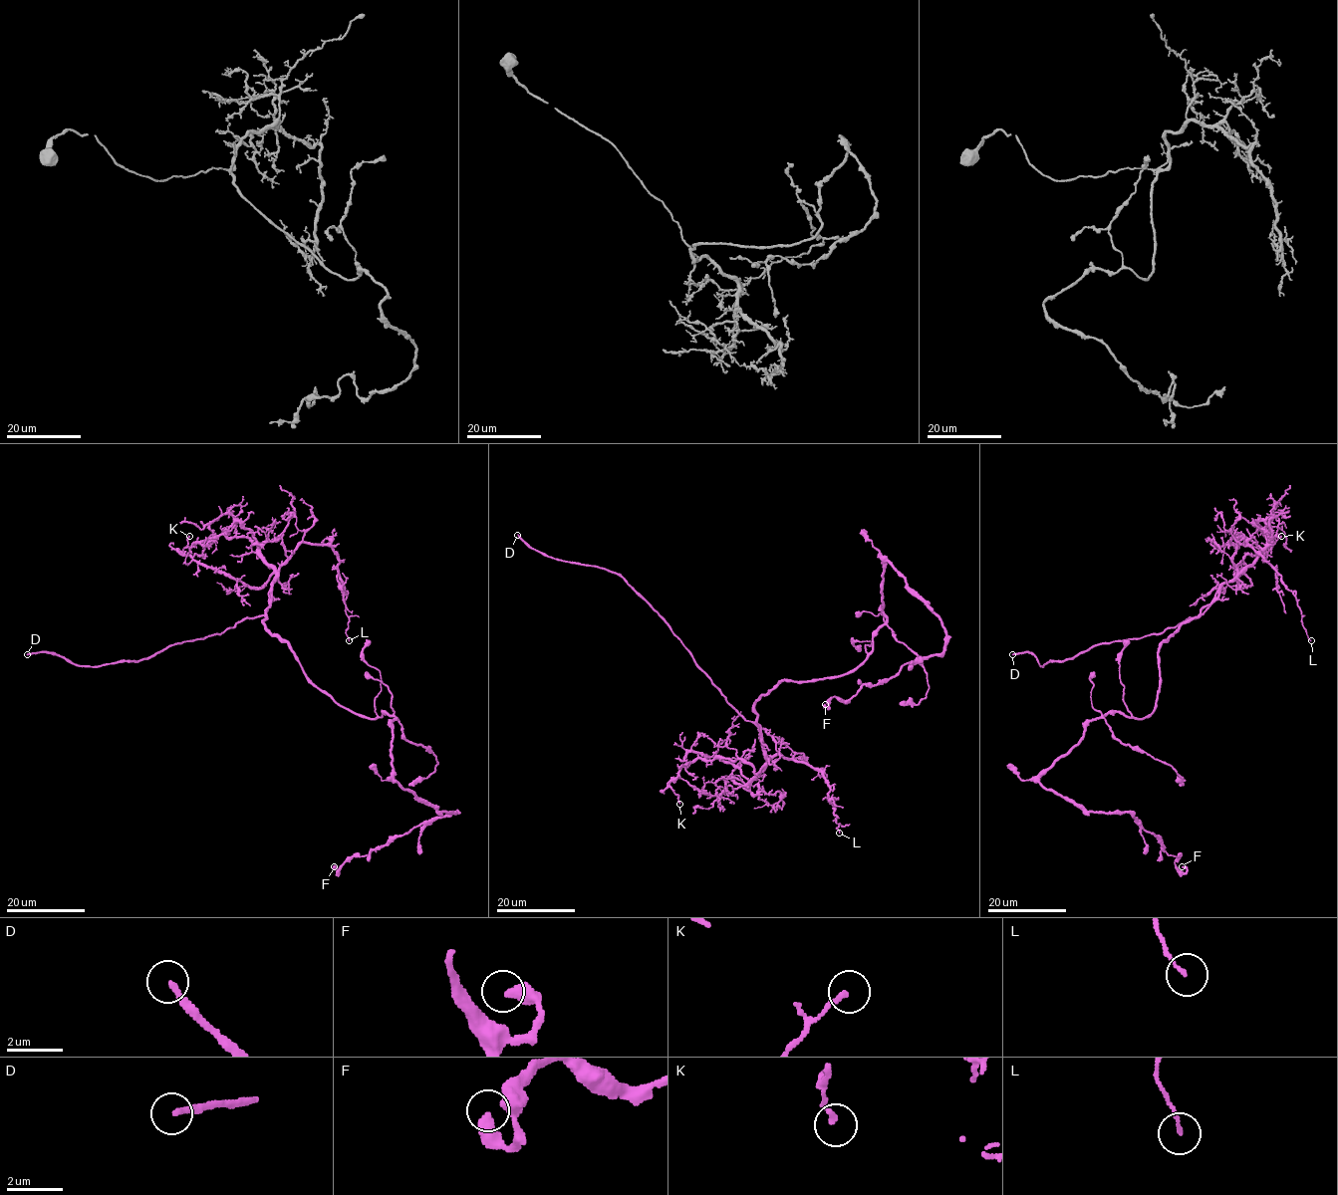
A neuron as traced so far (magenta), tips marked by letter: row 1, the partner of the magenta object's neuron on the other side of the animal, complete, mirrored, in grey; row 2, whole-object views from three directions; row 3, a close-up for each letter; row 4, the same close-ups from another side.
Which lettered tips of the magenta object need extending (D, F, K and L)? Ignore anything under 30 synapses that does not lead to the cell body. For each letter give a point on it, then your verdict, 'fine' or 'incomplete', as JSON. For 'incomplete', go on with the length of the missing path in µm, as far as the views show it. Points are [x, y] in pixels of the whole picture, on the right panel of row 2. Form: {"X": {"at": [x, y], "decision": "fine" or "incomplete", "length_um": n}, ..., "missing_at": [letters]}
{"D": {"at": [1012, 654], "decision": "incomplete", "length_um": 15}, "F": {"at": [1182, 866], "decision": "fine"}, "K": {"at": [1281, 536], "decision": "fine"}, "L": {"at": [1311, 640], "decision": "fine"}, "missing_at": ["D"]}

